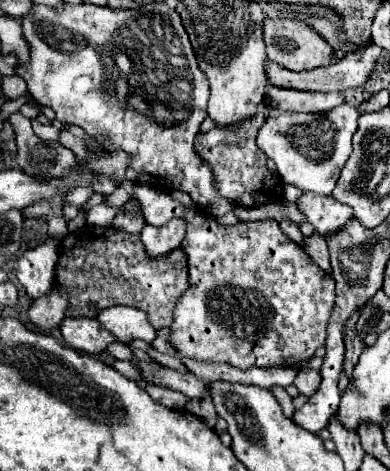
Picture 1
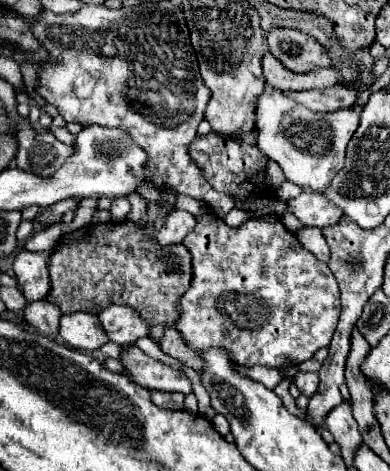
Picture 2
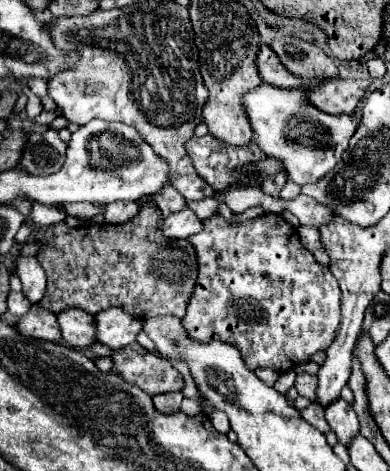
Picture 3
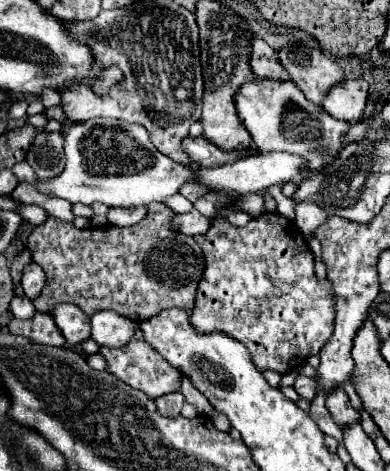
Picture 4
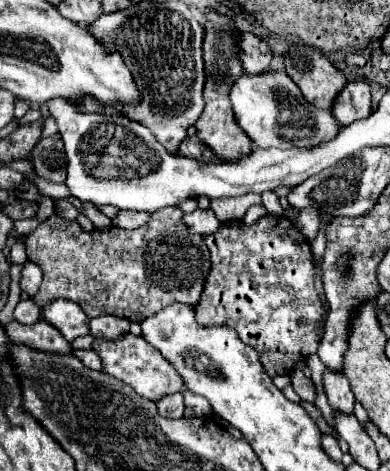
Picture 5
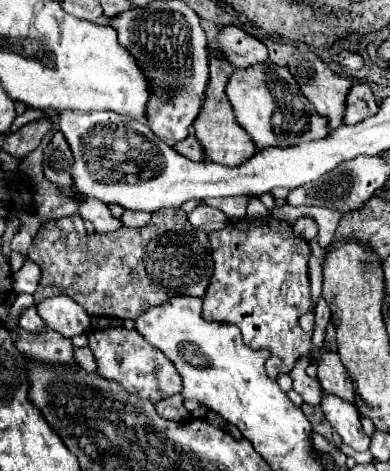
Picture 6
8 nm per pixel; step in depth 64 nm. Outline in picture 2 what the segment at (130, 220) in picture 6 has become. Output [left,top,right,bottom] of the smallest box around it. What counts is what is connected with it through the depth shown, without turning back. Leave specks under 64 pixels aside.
[110,198,130,222]

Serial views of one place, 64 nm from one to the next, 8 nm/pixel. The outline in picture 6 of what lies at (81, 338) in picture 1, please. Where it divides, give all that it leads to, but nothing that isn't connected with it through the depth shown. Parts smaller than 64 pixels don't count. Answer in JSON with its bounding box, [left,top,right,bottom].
[36,296,92,338]

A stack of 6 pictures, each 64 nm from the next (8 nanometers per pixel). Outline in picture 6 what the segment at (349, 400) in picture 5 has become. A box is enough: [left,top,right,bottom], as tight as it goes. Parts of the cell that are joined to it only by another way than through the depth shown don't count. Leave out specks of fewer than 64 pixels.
[318,348,354,400]

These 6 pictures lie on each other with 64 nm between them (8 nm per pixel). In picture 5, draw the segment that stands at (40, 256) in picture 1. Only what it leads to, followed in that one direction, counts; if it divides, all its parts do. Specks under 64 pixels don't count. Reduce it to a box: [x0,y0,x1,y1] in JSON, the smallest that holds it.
[20,262,42,296]

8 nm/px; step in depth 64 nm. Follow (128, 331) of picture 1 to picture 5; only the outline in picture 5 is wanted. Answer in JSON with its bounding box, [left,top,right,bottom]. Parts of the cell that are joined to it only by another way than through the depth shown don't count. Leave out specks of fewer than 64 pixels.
[90,316,130,338]

